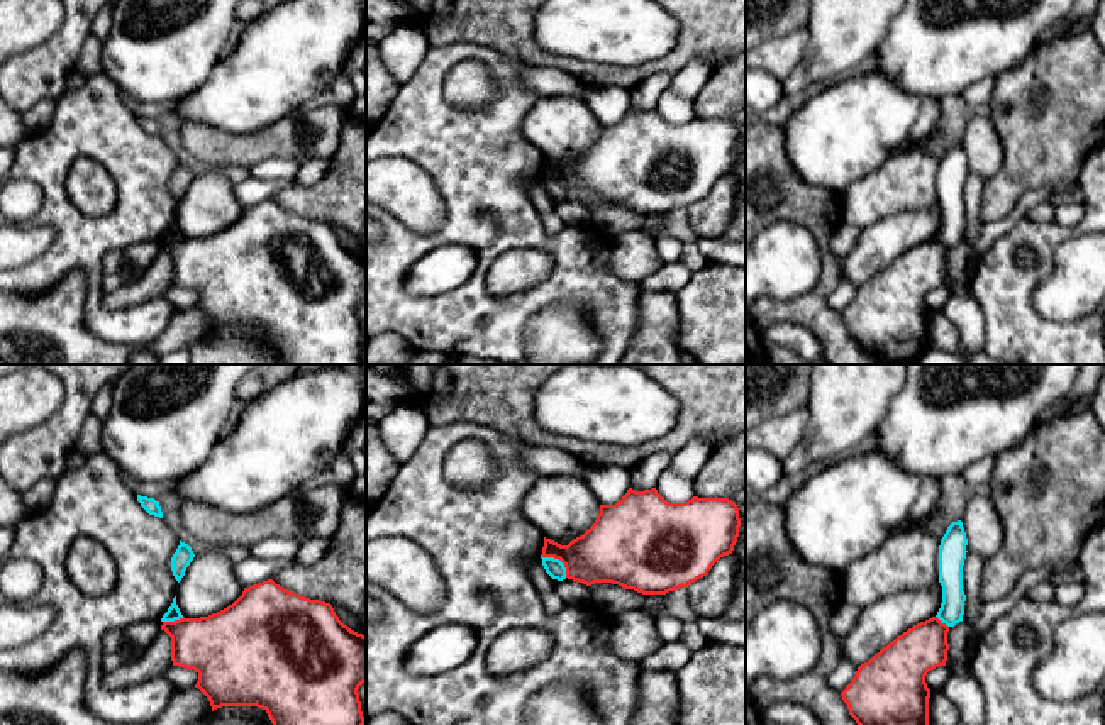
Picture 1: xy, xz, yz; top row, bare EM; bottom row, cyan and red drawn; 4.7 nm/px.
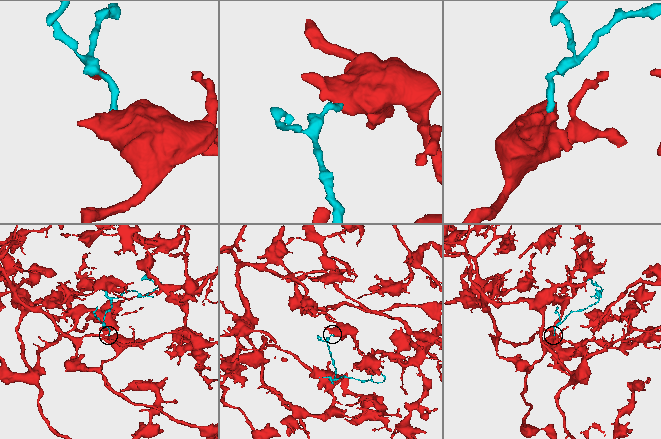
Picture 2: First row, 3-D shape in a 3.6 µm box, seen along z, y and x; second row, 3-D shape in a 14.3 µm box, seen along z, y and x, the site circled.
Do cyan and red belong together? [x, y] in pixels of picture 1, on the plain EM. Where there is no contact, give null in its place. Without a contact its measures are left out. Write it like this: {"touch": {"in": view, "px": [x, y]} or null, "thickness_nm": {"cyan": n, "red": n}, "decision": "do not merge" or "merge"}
{"touch": {"in": "xz", "px": [558, 180]}, "thickness_nm": {"cyan": 90, "red": 300}, "decision": "do not merge"}

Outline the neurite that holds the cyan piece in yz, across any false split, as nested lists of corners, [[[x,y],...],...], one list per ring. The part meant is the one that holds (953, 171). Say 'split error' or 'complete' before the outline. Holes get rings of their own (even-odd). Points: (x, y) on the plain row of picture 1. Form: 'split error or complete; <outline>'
complete; [[[952,142],[939,166],[939,203],[942,224],[937,239],[947,247],[963,242],[966,215],[963,212],[963,186],[966,180],[966,152],[963,142]]]

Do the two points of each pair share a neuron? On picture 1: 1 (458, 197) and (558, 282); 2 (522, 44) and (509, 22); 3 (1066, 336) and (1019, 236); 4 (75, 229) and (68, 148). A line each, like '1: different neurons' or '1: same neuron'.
1: same neuron
2: same neuron
3: same neuron
4: same neuron

